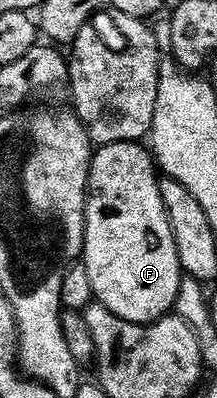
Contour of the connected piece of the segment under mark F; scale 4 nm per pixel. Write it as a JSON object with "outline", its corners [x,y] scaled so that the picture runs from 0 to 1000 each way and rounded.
{"outline":[[[631,354],[493,357],[429,379],[406,430],[415,490],[387,505],[396,560],[369,658],[396,666],[396,698],[415,706],[419,734],[438,739],[429,746],[581,807],[677,812],[788,786],[848,696],[737,492],[733,455],[737,437],[696,379]]]}

